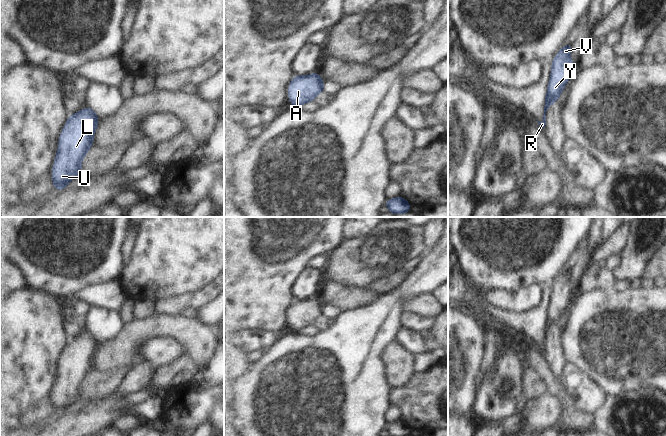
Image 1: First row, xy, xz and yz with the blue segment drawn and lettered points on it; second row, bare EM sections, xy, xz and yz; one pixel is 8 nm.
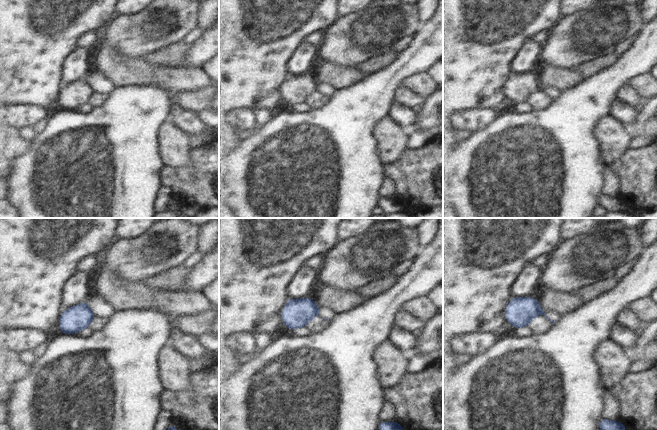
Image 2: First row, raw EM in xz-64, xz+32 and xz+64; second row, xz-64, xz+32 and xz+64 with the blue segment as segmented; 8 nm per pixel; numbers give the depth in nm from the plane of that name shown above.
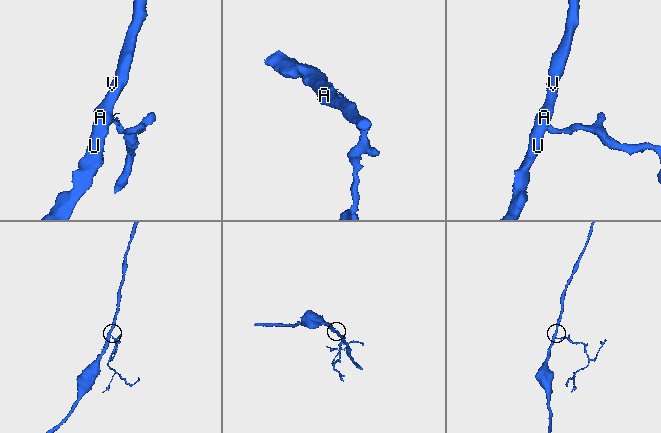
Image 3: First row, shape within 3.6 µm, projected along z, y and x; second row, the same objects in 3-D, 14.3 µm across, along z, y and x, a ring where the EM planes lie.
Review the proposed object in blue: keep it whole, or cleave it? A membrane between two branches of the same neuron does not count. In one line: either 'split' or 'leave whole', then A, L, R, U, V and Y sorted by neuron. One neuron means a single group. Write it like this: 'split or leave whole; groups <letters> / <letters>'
split; groups A L U V Y / R

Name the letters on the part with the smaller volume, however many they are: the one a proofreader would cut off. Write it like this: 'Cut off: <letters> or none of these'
Cut off: R

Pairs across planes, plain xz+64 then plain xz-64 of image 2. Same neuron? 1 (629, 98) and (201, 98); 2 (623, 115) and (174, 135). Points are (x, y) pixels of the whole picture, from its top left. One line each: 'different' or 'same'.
1: same
2: different

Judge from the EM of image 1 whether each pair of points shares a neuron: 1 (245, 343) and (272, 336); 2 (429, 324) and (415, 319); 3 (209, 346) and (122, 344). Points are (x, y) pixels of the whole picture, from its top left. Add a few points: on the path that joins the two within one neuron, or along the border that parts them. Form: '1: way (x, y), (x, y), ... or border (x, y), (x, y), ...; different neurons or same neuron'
1: way (252, 342), (265, 339); same neuron
2: way (426, 323), (418, 322); same neuron
3: way (187, 330), (144, 330); same neuron

